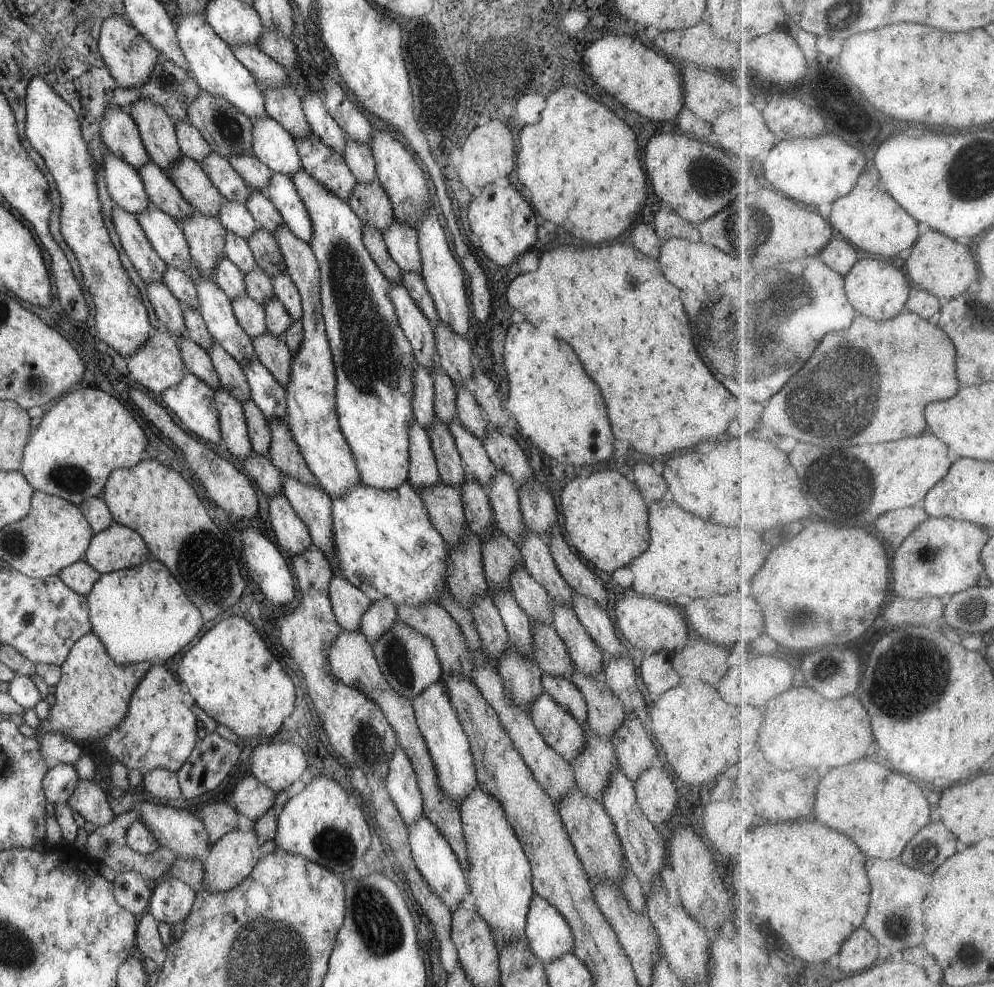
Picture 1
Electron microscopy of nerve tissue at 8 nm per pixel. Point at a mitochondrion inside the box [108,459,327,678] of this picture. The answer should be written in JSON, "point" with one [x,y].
{"point":[199,560]}

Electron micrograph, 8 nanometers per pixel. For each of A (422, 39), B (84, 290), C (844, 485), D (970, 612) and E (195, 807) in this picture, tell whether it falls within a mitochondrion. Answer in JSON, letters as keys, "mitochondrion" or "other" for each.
{"A":"other","B":"other","C":"mitochondrion","D":"mitochondrion","E":"other"}

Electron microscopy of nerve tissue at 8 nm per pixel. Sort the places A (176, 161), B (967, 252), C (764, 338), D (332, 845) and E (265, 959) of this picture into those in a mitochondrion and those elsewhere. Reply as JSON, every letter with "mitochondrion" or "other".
{"A":"other","B":"other","C":"mitochondrion","D":"mitochondrion","E":"mitochondrion"}

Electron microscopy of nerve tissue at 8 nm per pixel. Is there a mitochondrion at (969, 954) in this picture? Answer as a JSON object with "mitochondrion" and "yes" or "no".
{"mitochondrion":"yes"}

